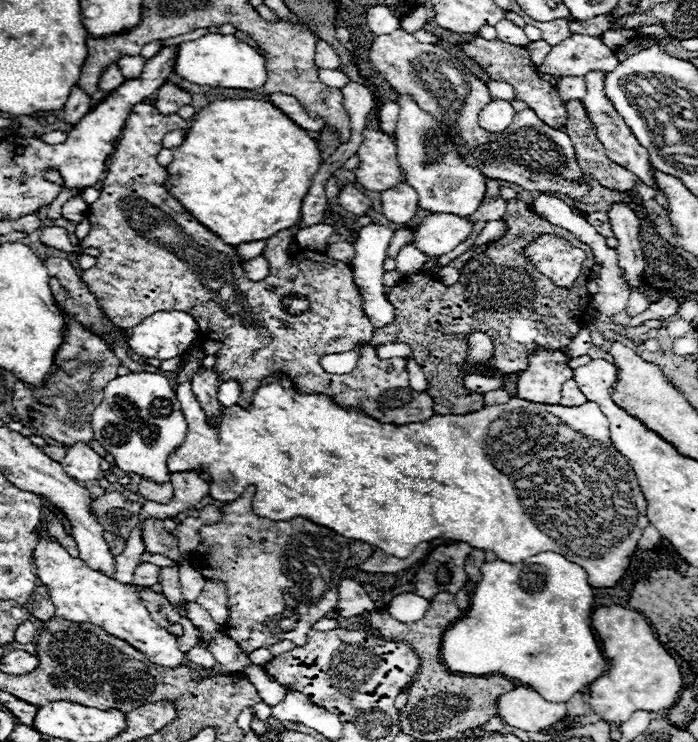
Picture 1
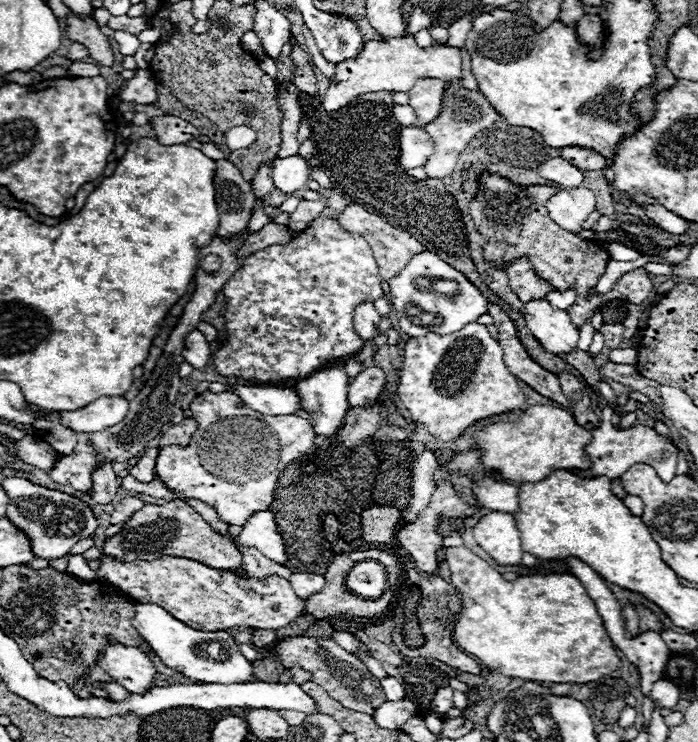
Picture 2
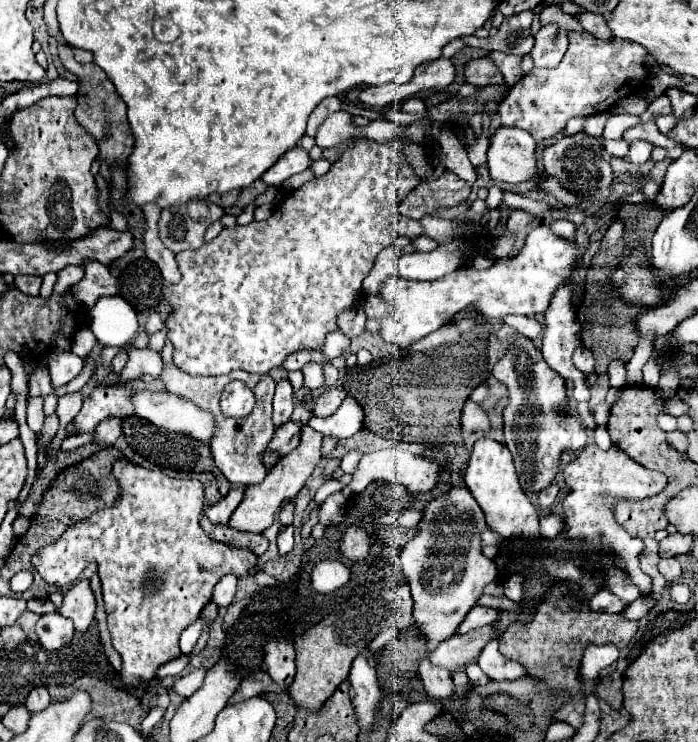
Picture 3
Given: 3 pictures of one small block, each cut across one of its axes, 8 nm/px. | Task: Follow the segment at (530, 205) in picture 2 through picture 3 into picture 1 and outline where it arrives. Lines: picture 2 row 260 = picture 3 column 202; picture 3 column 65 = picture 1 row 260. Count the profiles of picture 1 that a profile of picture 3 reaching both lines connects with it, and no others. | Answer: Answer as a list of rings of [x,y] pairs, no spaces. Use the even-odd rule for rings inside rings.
[[[540,236],[526,248],[538,272],[560,288],[572,288],[586,262],[586,252],[558,236]]]

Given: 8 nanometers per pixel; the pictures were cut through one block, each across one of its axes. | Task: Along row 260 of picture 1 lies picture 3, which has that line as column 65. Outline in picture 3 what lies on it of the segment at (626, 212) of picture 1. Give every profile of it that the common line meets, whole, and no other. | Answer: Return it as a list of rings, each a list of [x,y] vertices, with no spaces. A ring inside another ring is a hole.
[[[52,612],[40,616],[40,620],[36,622],[36,634],[46,650],[60,650],[72,640],[74,626],[72,620],[64,618],[60,612]]]

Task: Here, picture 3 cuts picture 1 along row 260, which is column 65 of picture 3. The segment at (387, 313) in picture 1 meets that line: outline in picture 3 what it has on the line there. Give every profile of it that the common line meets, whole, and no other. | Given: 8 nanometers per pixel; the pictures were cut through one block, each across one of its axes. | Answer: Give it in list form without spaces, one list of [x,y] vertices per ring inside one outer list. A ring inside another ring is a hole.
[[[52,350],[48,354],[48,368],[52,368],[50,378],[52,378],[54,388],[60,388],[60,386],[68,384],[70,380],[74,380],[80,374],[82,366],[84,366],[84,360],[72,352]]]

